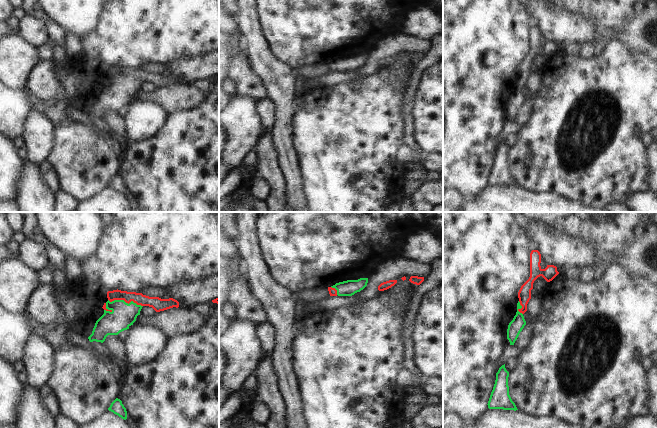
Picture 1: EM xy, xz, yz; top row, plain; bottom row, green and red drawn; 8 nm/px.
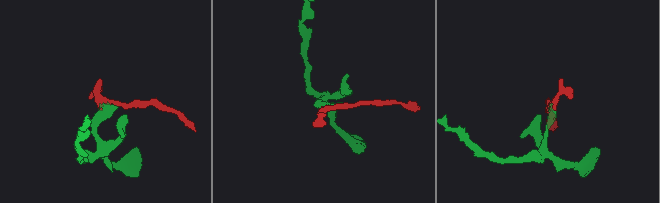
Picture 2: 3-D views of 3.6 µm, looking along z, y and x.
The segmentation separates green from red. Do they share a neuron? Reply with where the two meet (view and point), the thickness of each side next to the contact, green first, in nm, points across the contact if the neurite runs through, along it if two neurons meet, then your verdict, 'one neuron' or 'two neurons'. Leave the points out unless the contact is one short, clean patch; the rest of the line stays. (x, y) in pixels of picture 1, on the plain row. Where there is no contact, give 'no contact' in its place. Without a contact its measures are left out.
contact xy (124, 77); calibres 200 and 100 nm; way xy (123, 91), (124, 77), (155, 78); one neuron

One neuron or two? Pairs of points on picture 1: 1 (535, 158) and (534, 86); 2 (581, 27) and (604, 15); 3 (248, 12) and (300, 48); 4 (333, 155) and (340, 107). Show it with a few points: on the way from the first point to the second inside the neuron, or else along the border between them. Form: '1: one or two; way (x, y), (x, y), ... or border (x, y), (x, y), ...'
1: two; border (542, 73), (542, 86), (534, 96)
2: two; border (570, 12), (587, 17), (595, 26), (603, 30)
3: two; border (256, 10), (262, 35), (267, 42)
4: one; way (333, 143), (340, 132), (340, 119)

